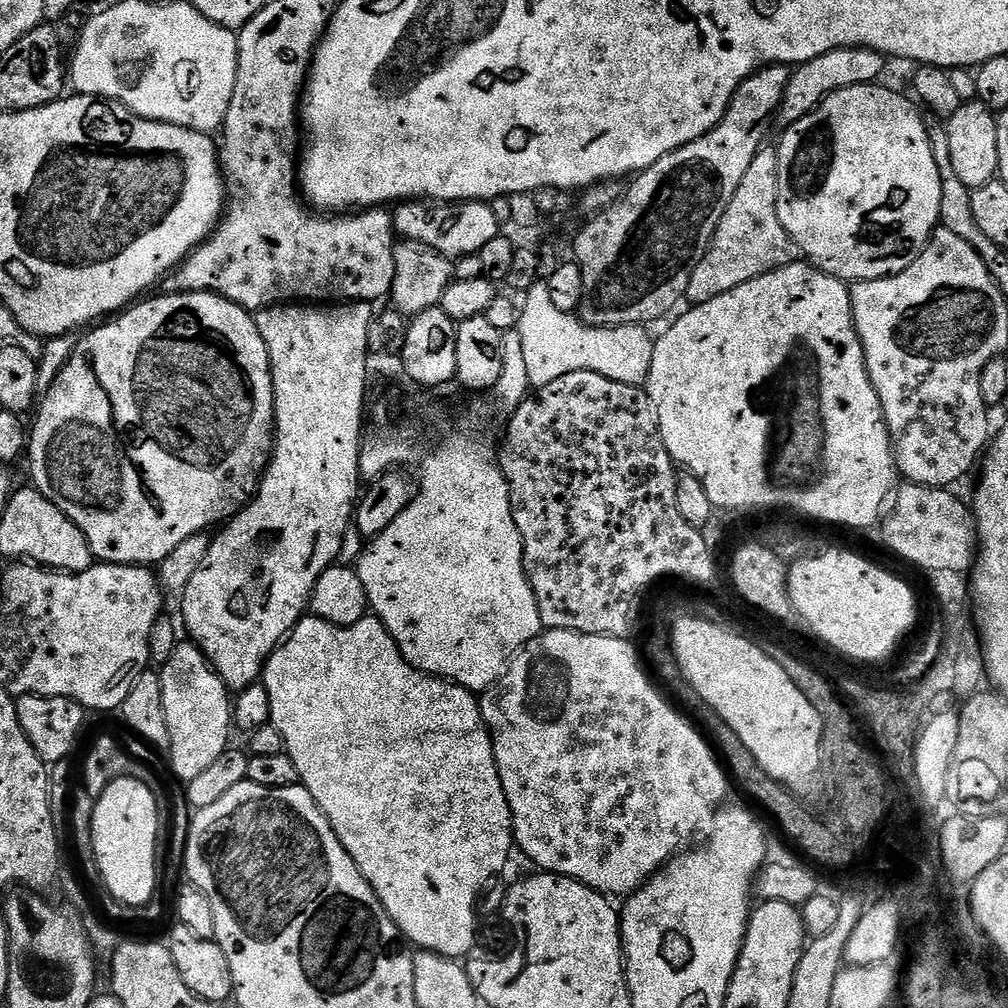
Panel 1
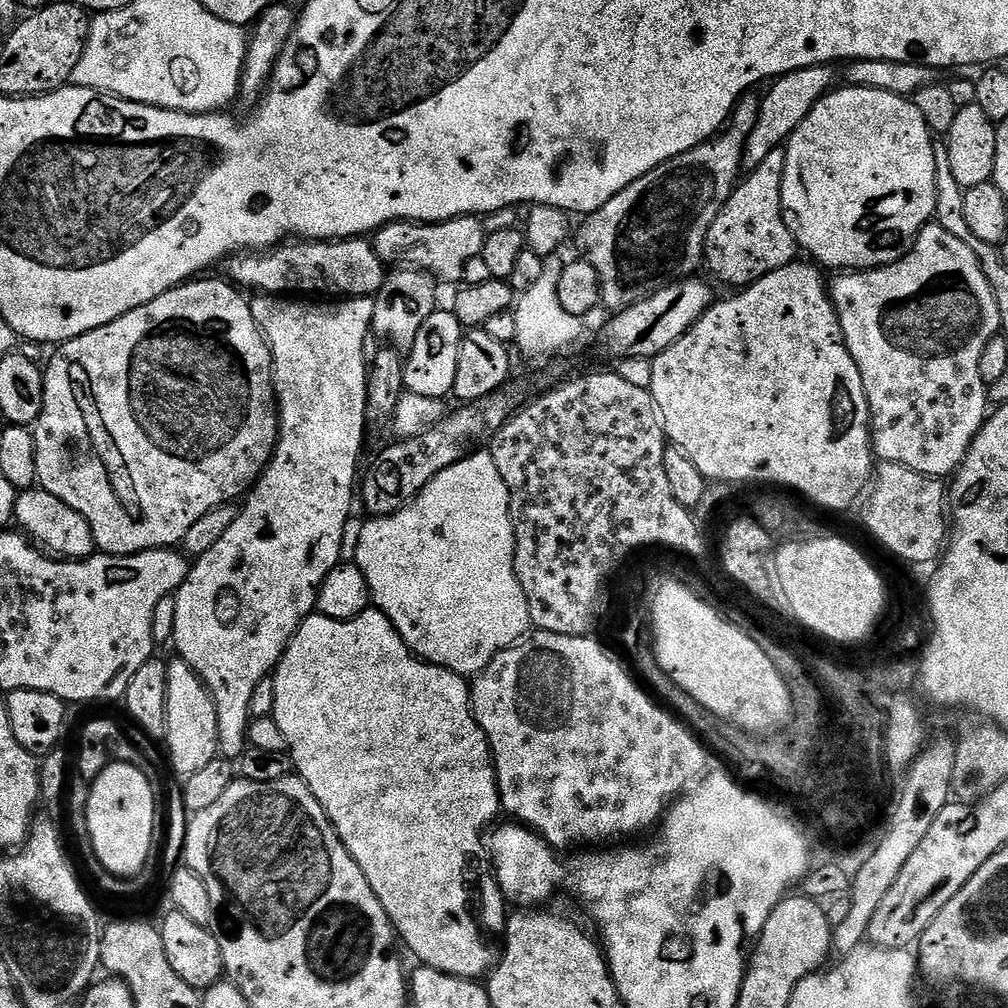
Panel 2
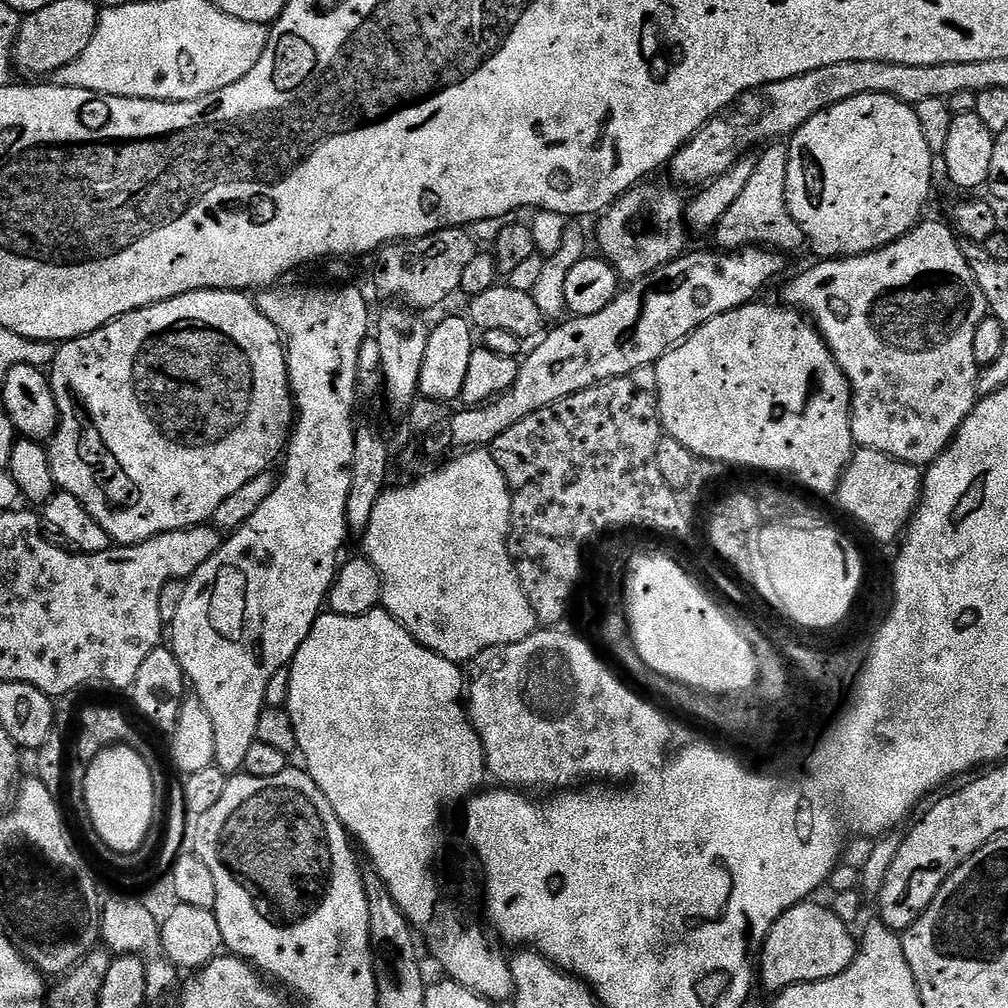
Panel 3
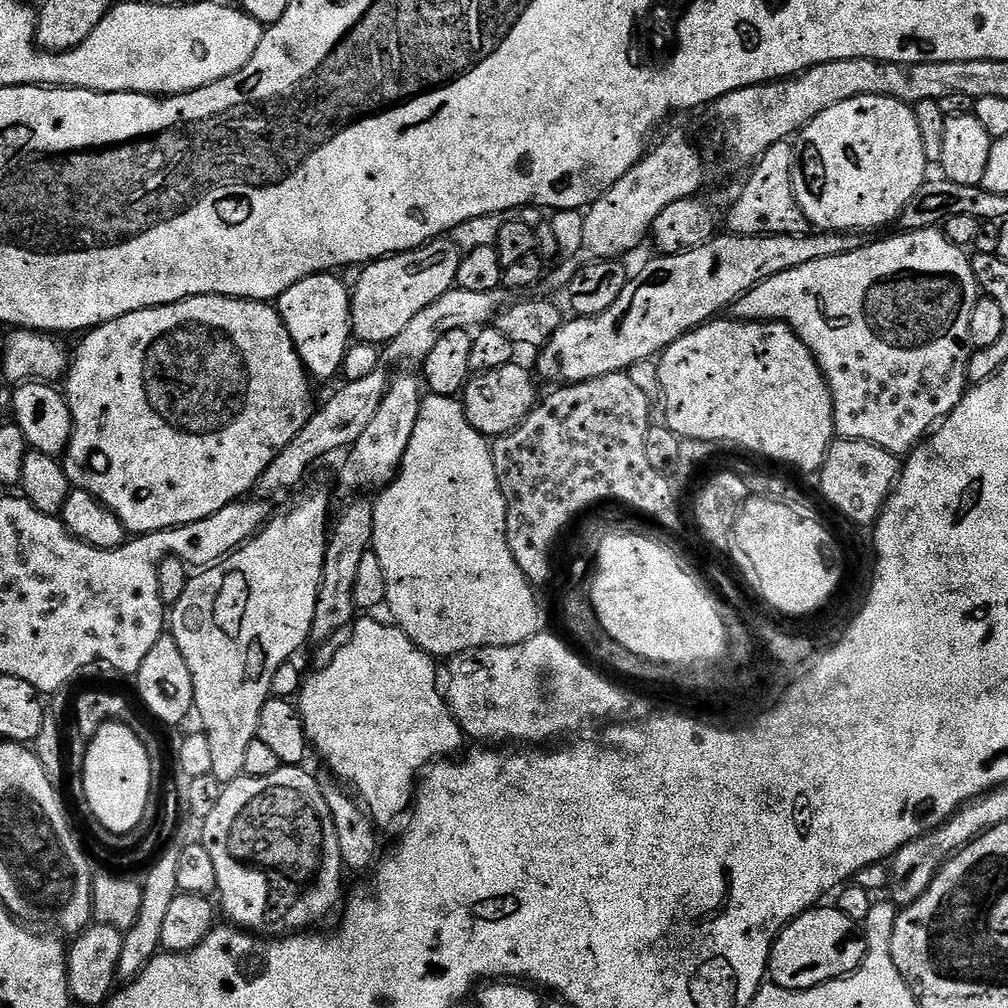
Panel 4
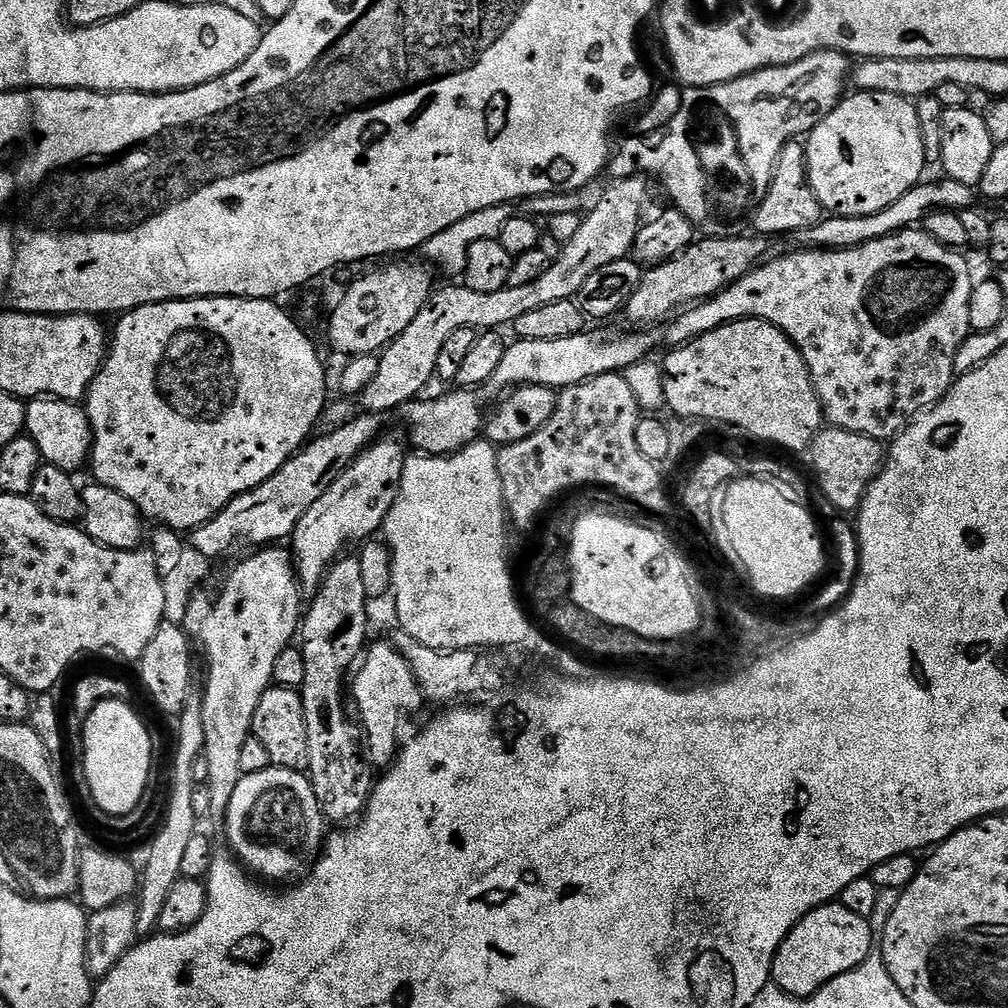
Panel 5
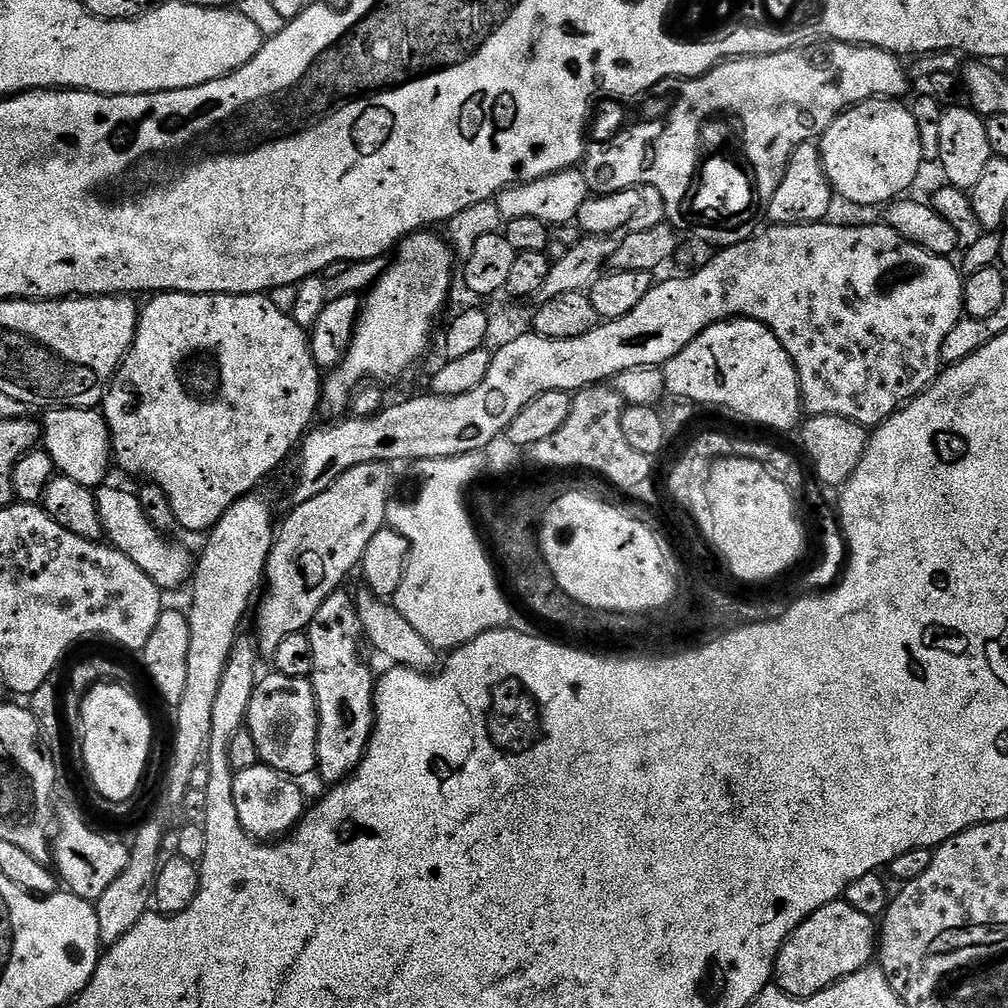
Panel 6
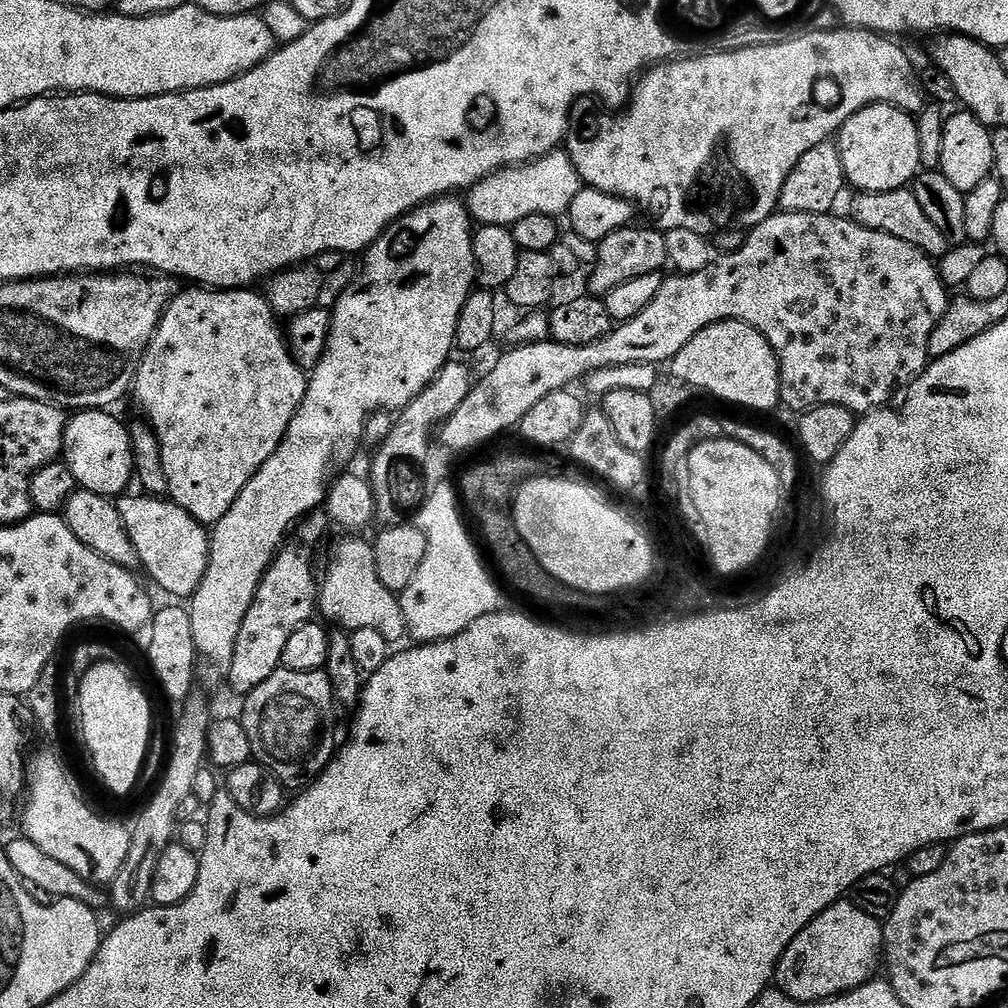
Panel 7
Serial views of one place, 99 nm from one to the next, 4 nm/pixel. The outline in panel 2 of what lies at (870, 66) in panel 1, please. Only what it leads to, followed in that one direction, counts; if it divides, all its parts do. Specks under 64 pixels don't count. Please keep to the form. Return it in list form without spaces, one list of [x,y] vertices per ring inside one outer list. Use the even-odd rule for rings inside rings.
[[[815,64],[809,68],[799,68],[793,72],[788,72],[785,76],[771,81],[770,87],[772,87],[772,89],[766,94],[763,93],[760,101],[760,113],[754,122],[754,130],[750,130],[750,138],[744,143],[742,168],[745,173],[750,173],[758,166],[762,166],[763,160],[767,158],[775,148],[787,145],[788,139],[794,134],[794,130],[798,130],[798,126],[810,114],[812,107],[837,83],[837,81],[835,82],[836,70],[835,67],[826,64]]]

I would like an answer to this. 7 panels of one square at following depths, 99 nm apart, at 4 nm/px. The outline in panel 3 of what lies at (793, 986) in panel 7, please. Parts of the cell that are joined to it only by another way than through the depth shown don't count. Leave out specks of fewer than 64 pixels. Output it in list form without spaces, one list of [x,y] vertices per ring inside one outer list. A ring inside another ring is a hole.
[[[812,903],[796,904],[792,908],[786,909],[782,918],[778,918],[778,922],[774,922],[770,934],[764,940],[764,947],[758,953],[758,980],[759,983],[761,980],[766,987],[772,988],[771,990],[834,978],[838,974],[842,974],[842,970],[846,970],[856,957],[858,940],[855,935],[852,937],[853,929],[844,924],[842,918],[838,918],[832,913],[831,907],[824,905],[823,908],[820,904]]]

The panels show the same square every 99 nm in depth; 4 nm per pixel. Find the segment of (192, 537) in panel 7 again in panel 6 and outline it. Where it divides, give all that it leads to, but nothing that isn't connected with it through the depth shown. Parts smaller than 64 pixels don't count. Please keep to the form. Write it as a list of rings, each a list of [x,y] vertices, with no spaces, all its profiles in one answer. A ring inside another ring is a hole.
[[[101,486],[95,489],[98,518],[100,519],[100,527],[103,535],[106,537],[107,543],[111,547],[117,548],[122,554],[126,554],[126,558],[130,558],[130,562],[134,562],[134,566],[138,566],[141,570],[146,570],[148,577],[165,593],[172,592],[175,588],[182,587],[183,584],[185,587],[192,579],[194,556],[191,556],[182,545],[174,544],[170,541],[172,539],[167,538],[154,526],[150,526],[150,518],[146,518],[146,514],[142,514],[140,498],[135,491],[123,492],[120,488],[108,487]]]

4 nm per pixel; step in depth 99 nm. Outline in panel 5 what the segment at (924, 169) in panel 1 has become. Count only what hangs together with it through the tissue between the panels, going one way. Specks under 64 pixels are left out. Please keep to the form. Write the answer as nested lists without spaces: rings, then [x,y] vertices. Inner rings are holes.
[[[885,92],[845,95],[833,112],[826,114],[808,133],[804,157],[808,184],[825,213],[878,214],[878,210],[890,206],[890,202],[898,202],[906,190],[921,183],[925,175],[922,130],[918,126],[915,103]]]

